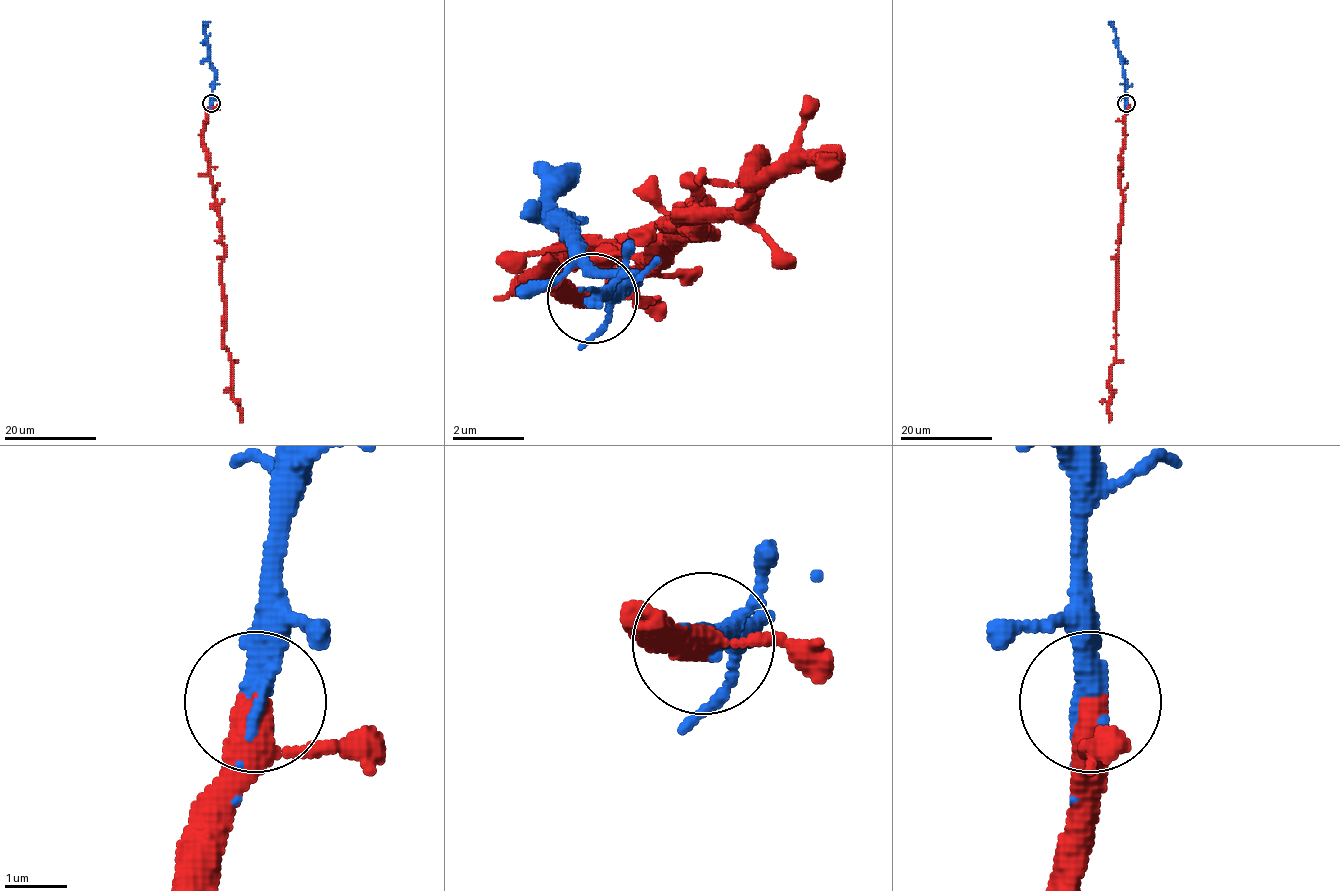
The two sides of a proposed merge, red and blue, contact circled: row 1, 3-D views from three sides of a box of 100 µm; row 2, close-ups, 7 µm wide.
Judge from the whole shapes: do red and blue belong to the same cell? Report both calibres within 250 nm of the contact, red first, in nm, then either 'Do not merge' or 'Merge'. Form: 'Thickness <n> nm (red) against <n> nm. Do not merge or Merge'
Thickness 400 nm (red) against 400 nm. Merge

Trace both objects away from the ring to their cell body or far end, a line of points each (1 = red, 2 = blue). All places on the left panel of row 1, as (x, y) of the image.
1: (210, 103), (202, 149), (224, 250), (223, 347), (229, 357), (232, 401), (243, 421)
2: (210, 103), (215, 68), (209, 58), (206, 32), (209, 21)

